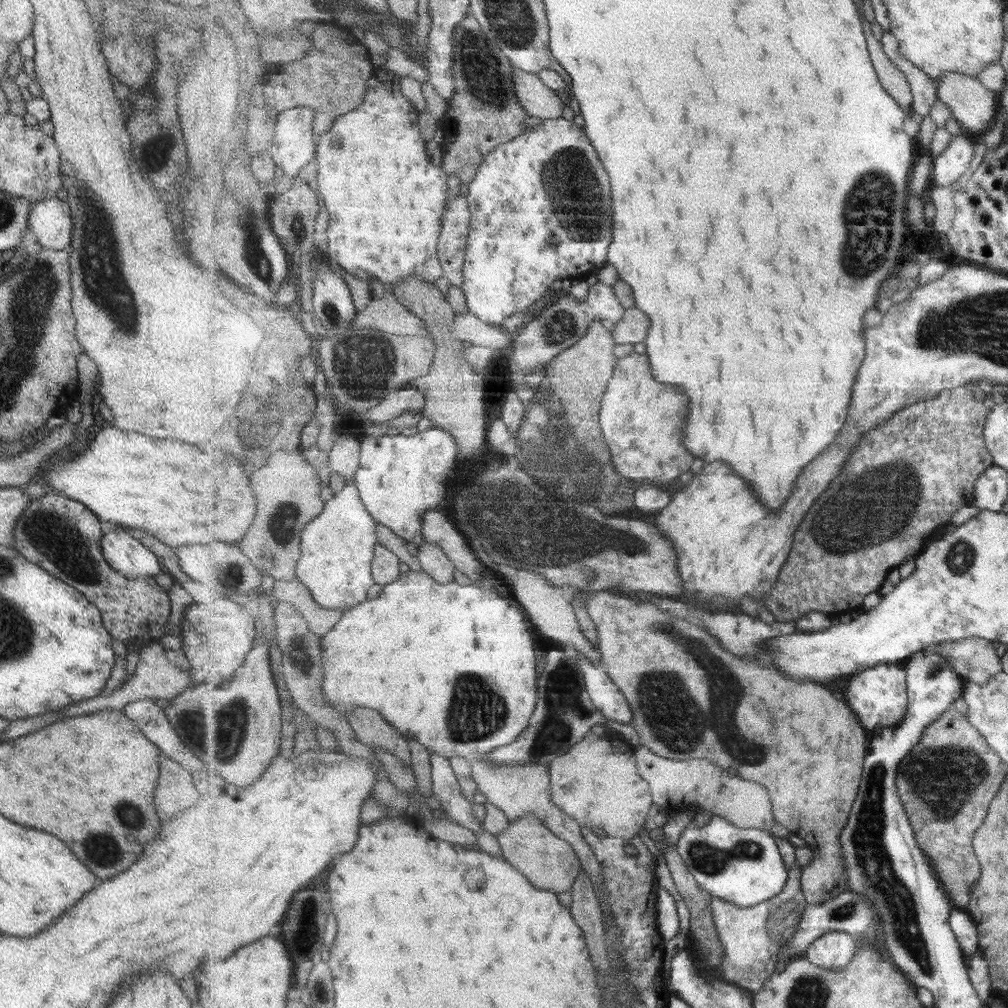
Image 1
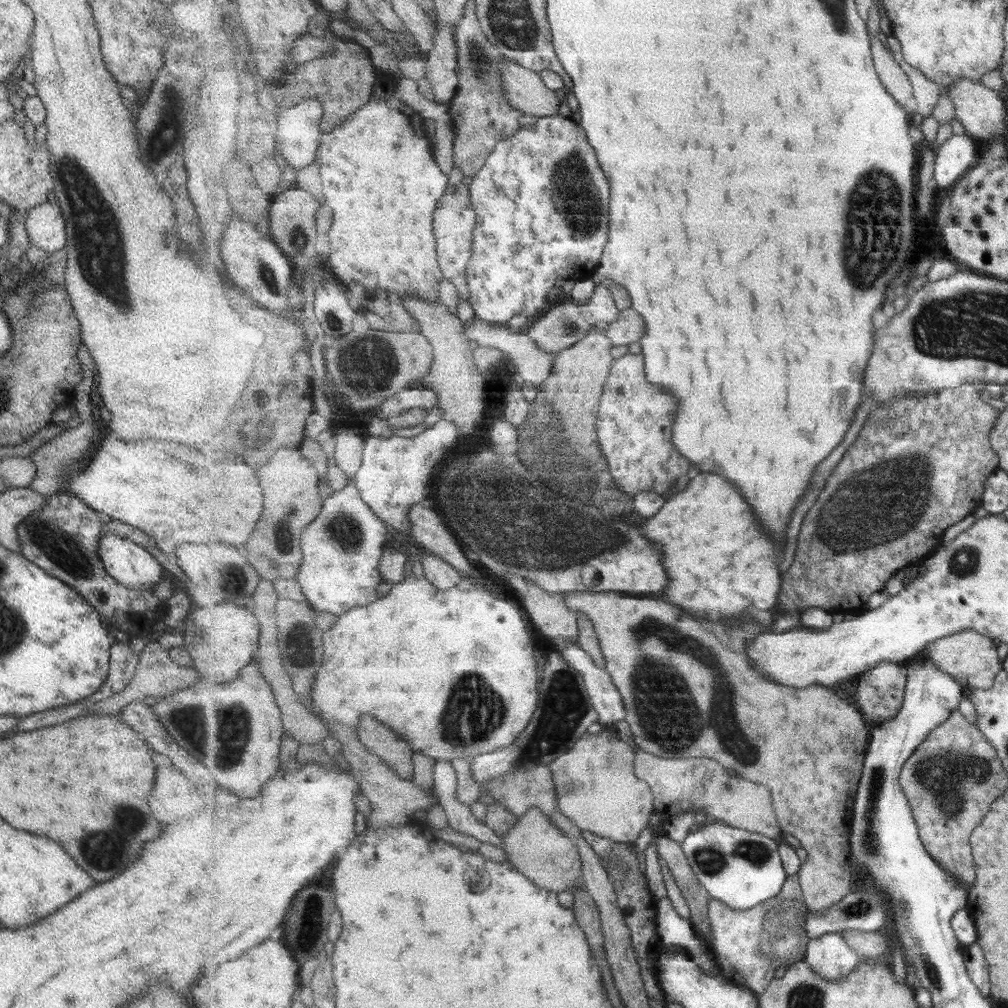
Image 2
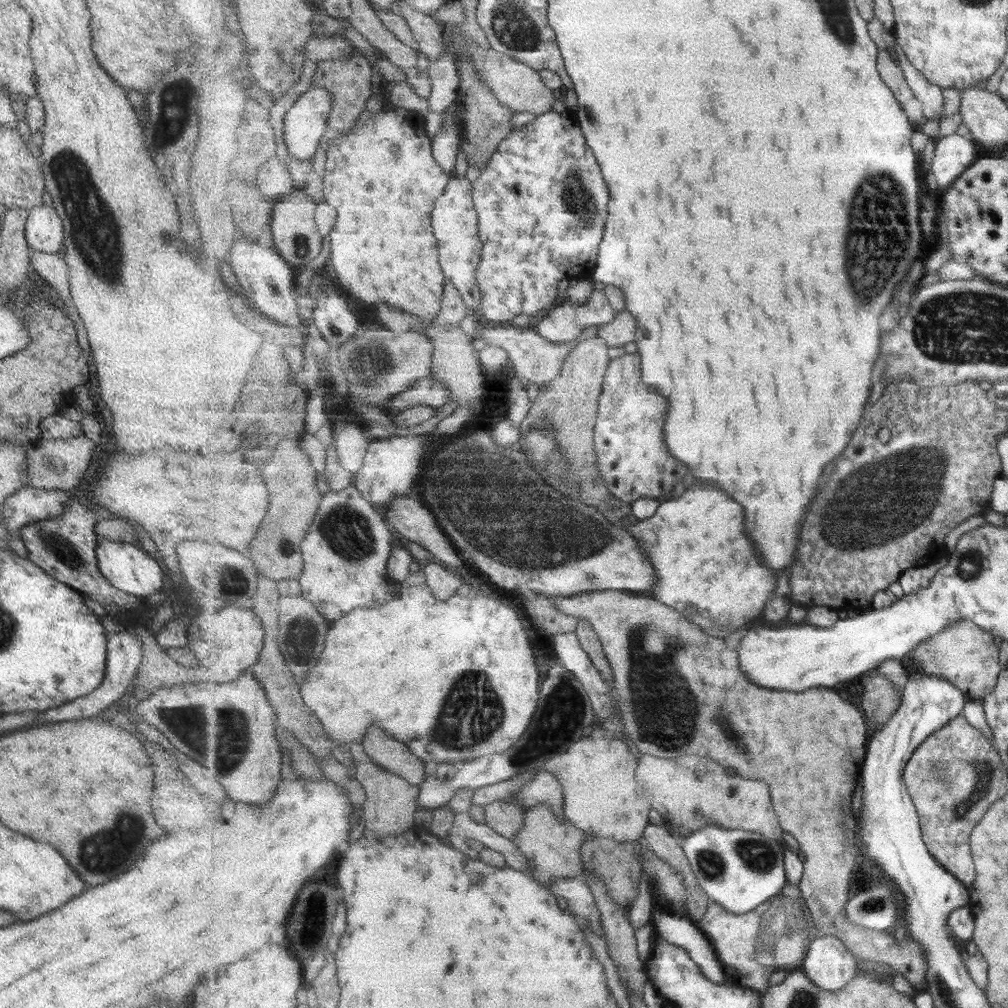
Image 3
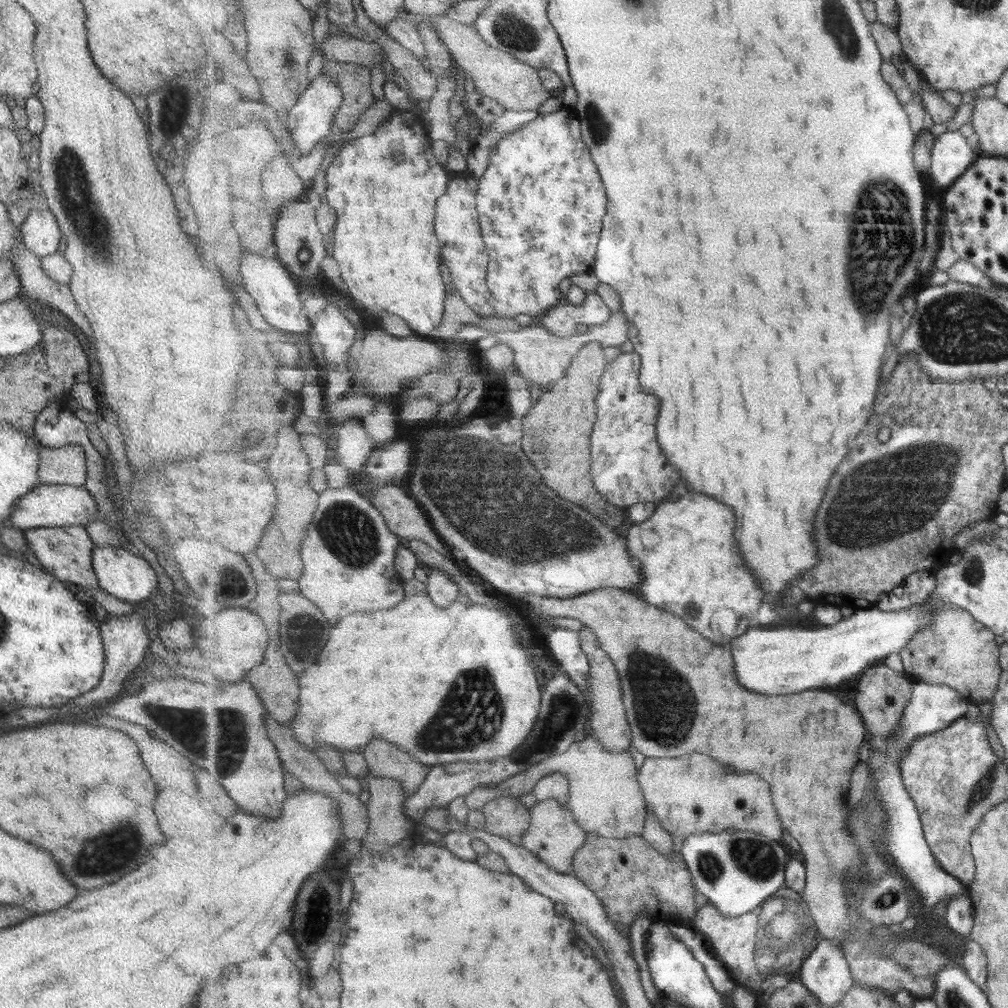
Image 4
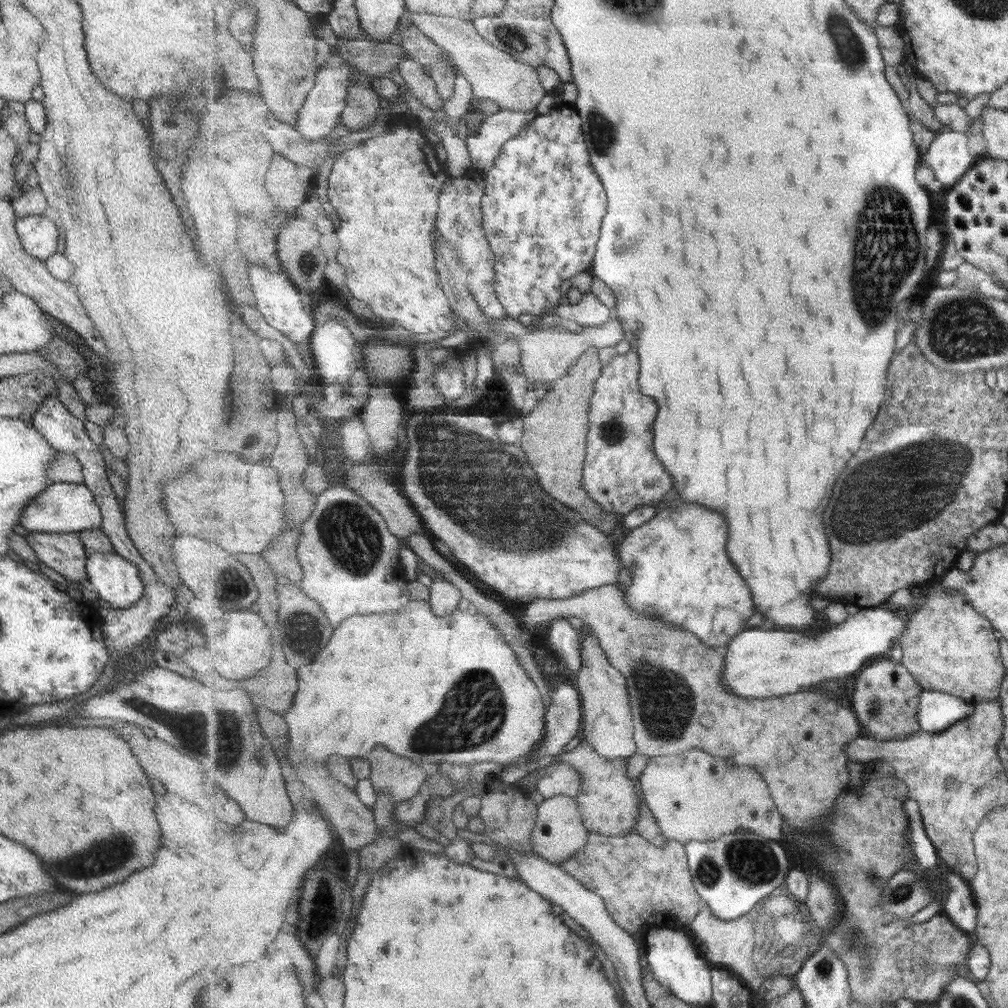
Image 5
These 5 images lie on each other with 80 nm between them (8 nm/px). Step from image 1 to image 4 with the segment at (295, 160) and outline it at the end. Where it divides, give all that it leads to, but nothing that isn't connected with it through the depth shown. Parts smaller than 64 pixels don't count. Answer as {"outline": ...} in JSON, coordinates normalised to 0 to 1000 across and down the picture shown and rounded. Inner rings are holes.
{"outline":[[[324,73],[314,74],[308,82],[307,87],[297,96],[295,103],[283,115],[283,120],[289,128],[294,147],[307,153],[318,139],[326,136],[332,126],[333,111],[341,103],[341,93],[338,86]]]}

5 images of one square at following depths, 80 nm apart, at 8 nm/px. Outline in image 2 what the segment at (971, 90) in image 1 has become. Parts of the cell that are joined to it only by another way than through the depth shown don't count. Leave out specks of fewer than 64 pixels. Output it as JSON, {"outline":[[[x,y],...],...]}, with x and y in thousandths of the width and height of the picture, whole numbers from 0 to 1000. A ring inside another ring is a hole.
{"outline":[[[955,77],[941,85],[941,96],[948,107],[947,117],[957,127],[957,132],[970,139],[987,139],[997,133],[997,105],[995,99],[989,95],[990,90],[967,81],[962,77]]]}

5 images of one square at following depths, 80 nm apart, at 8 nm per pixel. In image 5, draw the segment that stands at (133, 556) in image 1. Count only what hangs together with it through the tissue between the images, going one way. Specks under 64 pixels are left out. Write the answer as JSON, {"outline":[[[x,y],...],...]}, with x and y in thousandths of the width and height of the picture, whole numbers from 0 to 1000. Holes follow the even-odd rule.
{"outline":[[[111,548],[85,551],[85,575],[92,581],[94,594],[118,606],[134,599],[141,590],[135,562]]]}

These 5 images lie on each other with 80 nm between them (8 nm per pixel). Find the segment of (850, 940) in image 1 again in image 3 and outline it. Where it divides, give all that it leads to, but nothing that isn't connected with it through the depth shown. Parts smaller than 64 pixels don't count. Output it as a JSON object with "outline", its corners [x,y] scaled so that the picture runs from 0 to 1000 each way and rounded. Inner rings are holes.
{"outline":[[[813,928],[801,943],[793,956],[813,980],[834,982],[852,965],[852,952],[829,929]]]}

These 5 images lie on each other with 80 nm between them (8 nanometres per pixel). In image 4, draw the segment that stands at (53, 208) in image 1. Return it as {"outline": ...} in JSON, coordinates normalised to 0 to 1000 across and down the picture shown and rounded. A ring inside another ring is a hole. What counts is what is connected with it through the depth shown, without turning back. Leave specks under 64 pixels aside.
{"outline":[[[47,206],[41,208],[31,208],[27,212],[21,226],[19,226],[20,236],[36,255],[53,253],[57,250],[59,238],[61,236],[55,215]]]}

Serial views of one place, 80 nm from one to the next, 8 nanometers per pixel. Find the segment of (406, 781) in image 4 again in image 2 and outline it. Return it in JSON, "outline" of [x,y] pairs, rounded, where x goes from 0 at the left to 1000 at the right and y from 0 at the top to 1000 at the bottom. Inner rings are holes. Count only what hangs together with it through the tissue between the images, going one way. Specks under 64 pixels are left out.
{"outline":[[[360,709],[354,726],[357,736],[370,748],[377,750],[398,772],[411,774],[412,745],[389,721],[367,709]]]}

